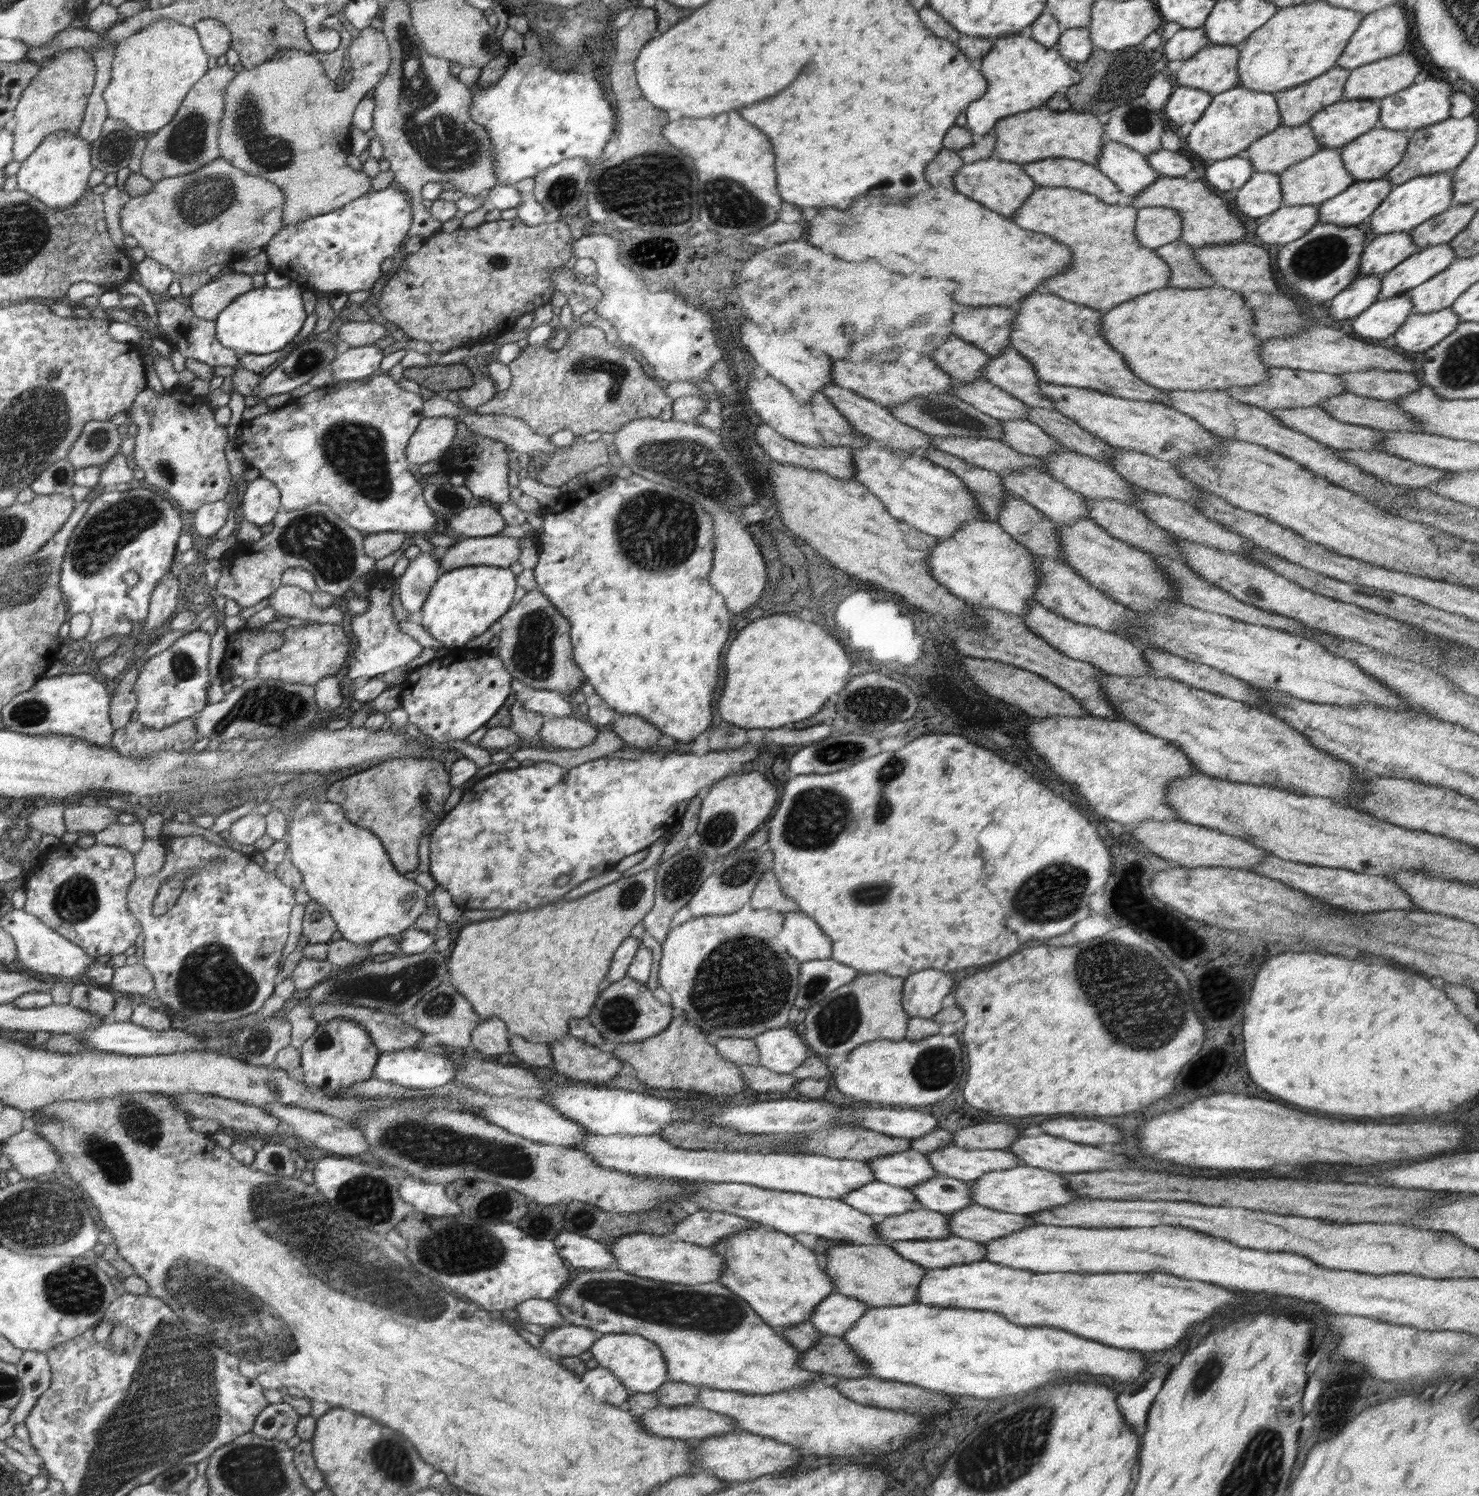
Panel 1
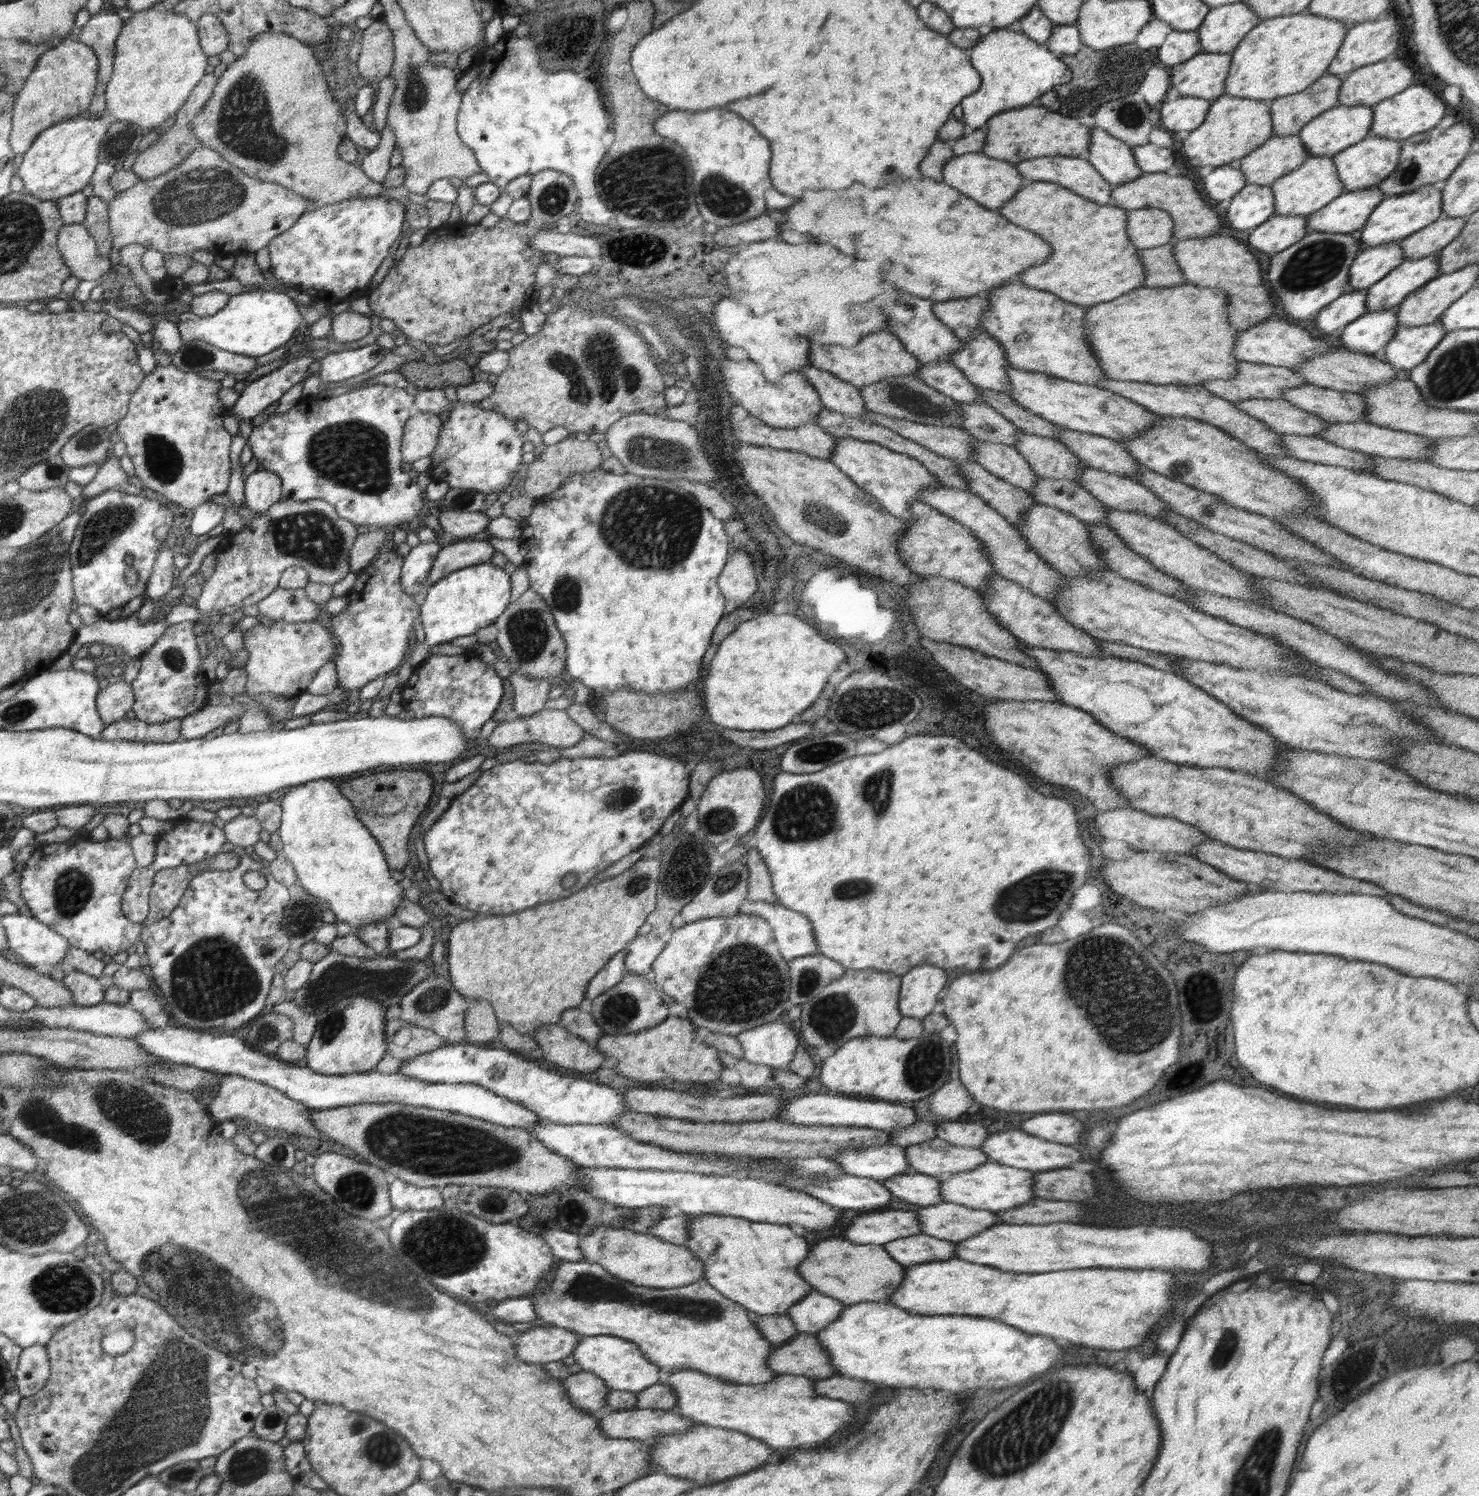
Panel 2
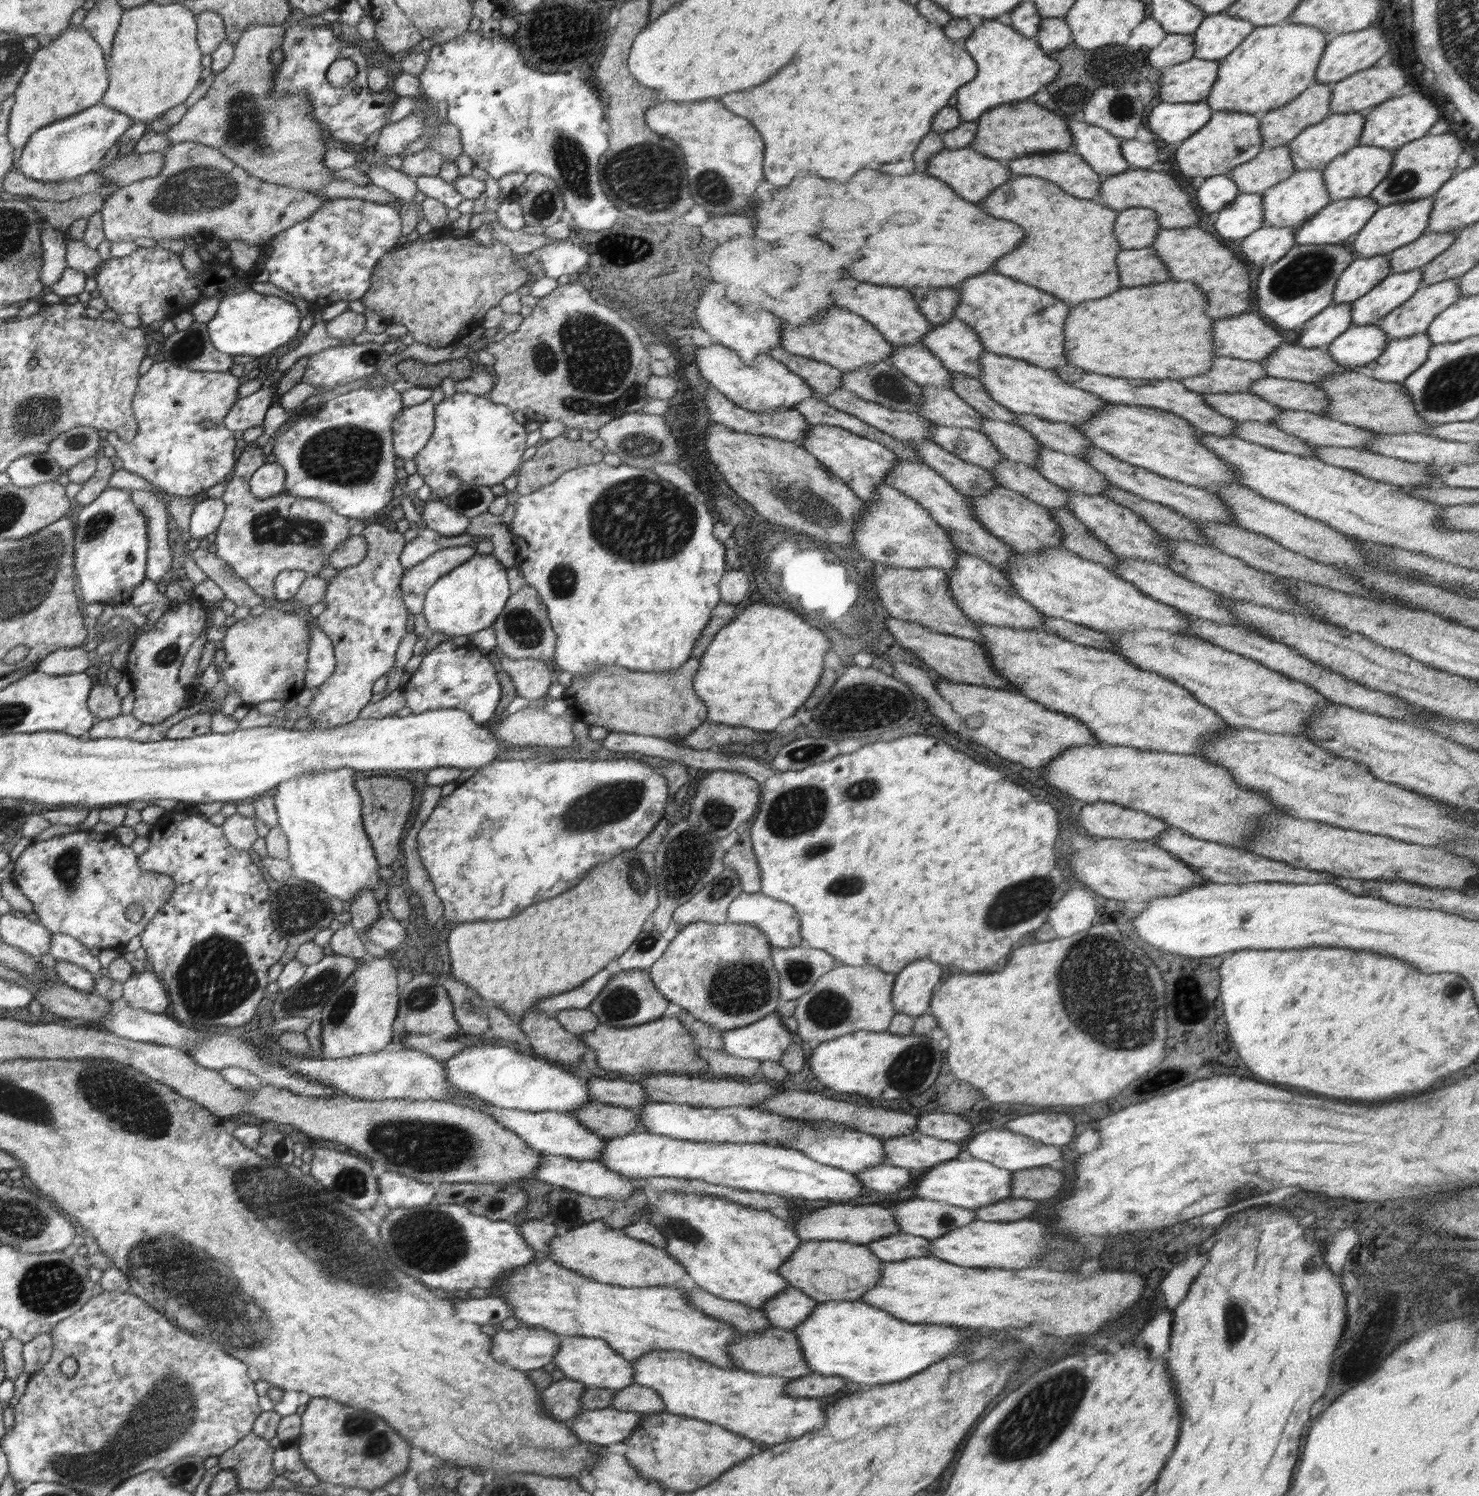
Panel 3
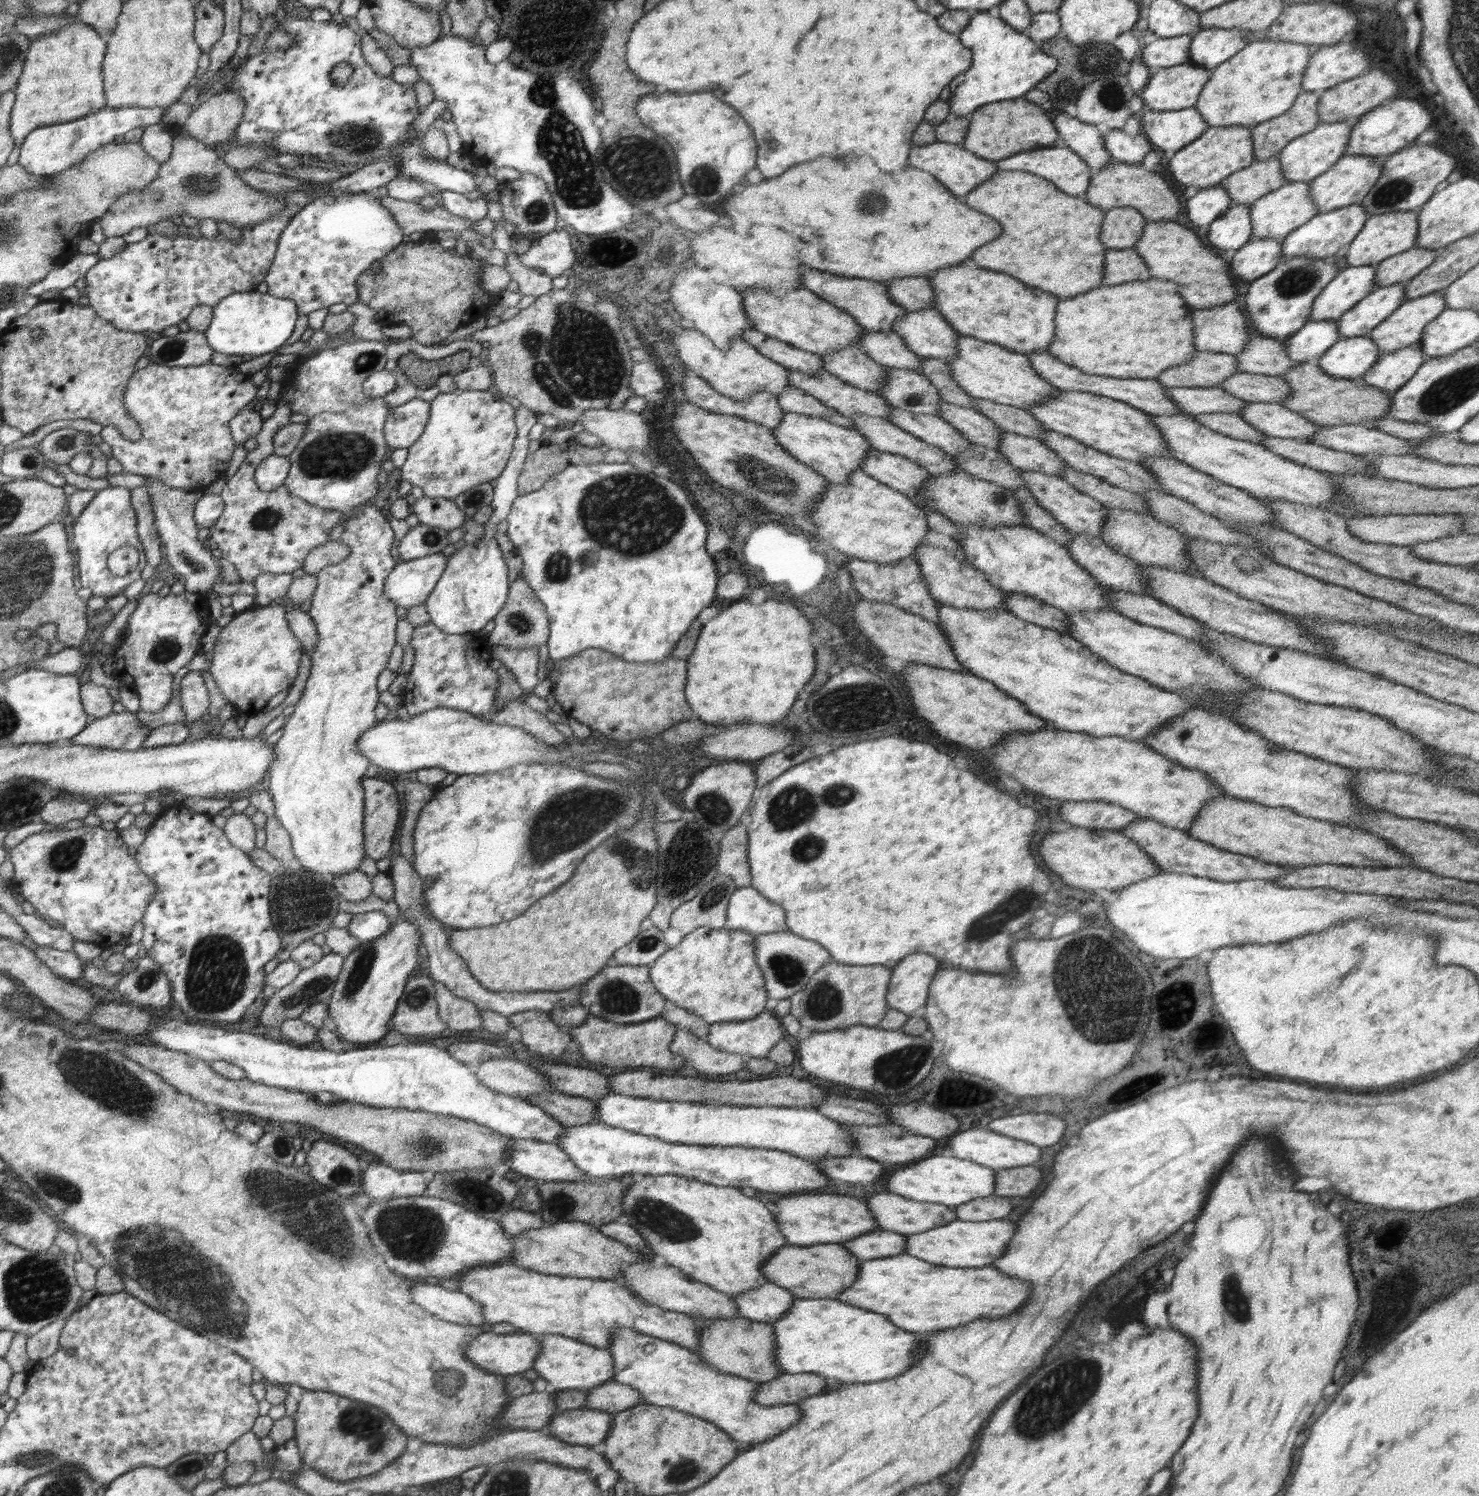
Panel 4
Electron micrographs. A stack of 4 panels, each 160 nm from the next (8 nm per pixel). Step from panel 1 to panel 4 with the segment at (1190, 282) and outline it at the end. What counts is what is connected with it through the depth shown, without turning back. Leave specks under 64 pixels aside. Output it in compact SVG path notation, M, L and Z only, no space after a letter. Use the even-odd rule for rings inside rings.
M1107 249L1104 259L1102 286L1114 286L1122 282L1145 281L1152 278L1146 263L1133 249Z

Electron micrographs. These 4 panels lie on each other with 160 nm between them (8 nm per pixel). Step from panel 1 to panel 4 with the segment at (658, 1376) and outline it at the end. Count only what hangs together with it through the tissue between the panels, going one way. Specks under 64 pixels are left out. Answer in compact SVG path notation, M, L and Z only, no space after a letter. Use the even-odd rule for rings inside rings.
M546 1335L543 1338L540 1352L531 1368L536 1370L538 1376L549 1382L549 1386L555 1390L589 1389L608 1381L614 1381L614 1357L607 1349L574 1340L572 1337Z

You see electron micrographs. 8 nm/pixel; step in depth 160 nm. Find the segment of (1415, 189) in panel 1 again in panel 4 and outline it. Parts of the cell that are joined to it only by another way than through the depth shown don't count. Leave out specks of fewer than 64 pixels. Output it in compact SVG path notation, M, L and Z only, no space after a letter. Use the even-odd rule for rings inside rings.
M1419 209L1405 210L1404 212L1389 212L1371 216L1362 227L1362 230L1352 240L1346 252L1348 266L1364 266L1365 264L1377 265L1385 258L1410 250L1415 246L1418 232Z

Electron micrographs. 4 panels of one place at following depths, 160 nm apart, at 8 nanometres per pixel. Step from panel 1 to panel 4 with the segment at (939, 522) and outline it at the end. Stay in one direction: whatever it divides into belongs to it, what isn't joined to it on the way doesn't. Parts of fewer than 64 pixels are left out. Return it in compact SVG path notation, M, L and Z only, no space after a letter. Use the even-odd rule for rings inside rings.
M785 412L778 427L773 430L776 442L800 462L814 468L822 476L834 485L844 484L848 475L860 469L860 463L864 460L871 448L865 436L854 428L832 424L829 420L806 416L803 414Z

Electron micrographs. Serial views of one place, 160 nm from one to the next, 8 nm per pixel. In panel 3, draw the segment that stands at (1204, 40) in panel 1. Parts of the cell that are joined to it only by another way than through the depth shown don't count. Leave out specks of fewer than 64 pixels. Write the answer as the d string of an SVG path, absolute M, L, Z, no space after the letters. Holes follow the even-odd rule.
M1167 34L1164 40L1150 49L1150 65L1156 69L1173 66L1194 57L1195 44L1192 34Z

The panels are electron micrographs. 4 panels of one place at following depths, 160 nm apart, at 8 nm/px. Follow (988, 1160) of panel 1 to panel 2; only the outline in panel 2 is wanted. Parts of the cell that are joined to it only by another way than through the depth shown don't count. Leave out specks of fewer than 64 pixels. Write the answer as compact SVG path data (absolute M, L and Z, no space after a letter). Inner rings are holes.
M938 1137L908 1145L905 1156L913 1172L932 1177L966 1172L990 1162L980 1147L954 1146Z

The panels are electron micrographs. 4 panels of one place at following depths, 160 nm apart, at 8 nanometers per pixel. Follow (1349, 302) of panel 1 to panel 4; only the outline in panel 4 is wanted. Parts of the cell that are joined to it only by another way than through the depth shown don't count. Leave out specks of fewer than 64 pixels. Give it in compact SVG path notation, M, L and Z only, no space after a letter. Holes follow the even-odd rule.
M1339 319L1308 321L1300 330L1284 340L1287 357L1293 362L1305 363L1319 359L1340 340Z

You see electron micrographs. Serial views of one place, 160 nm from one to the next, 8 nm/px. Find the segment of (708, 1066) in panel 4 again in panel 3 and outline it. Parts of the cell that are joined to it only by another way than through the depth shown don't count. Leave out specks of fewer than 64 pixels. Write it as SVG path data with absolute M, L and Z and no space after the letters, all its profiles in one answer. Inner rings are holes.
M699 1046L698 1054L708 1063L708 1070L714 1075L730 1074L751 1077L757 1073L761 1065L758 1060L736 1057L718 1049L706 1049Z

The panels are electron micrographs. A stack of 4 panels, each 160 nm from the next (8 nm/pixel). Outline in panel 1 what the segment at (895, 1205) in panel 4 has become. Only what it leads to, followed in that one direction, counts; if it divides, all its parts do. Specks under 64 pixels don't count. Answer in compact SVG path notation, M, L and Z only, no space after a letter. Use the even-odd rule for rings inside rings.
M967 1206L949 1214L952 1237L985 1243L1006 1236L1024 1227L1038 1225L1026 1214L1012 1214L980 1206Z

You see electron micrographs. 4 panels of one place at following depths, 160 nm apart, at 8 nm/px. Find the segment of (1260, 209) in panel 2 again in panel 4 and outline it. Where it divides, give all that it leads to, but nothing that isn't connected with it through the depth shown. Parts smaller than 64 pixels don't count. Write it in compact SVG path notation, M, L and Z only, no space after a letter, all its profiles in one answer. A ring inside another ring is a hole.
M1244 204L1228 207L1224 214L1210 223L1208 232L1208 242L1216 249L1228 253L1233 253L1242 248L1252 238L1252 221L1250 216L1251 207Z

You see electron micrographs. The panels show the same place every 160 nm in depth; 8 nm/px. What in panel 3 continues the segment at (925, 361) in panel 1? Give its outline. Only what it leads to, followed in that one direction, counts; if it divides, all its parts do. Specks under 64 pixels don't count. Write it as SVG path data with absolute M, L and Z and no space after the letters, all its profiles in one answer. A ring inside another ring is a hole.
M838 306L820 311L807 325L793 325L782 320L780 342L787 352L831 364L842 372L886 361L896 350L873 324Z

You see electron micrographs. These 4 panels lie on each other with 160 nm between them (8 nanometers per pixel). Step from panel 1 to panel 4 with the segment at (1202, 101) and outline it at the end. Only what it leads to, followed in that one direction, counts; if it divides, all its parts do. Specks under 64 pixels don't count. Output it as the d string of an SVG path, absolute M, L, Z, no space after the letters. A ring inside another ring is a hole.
M1194 106L1182 110L1147 110L1141 120L1143 134L1156 148L1170 155L1209 128Z

